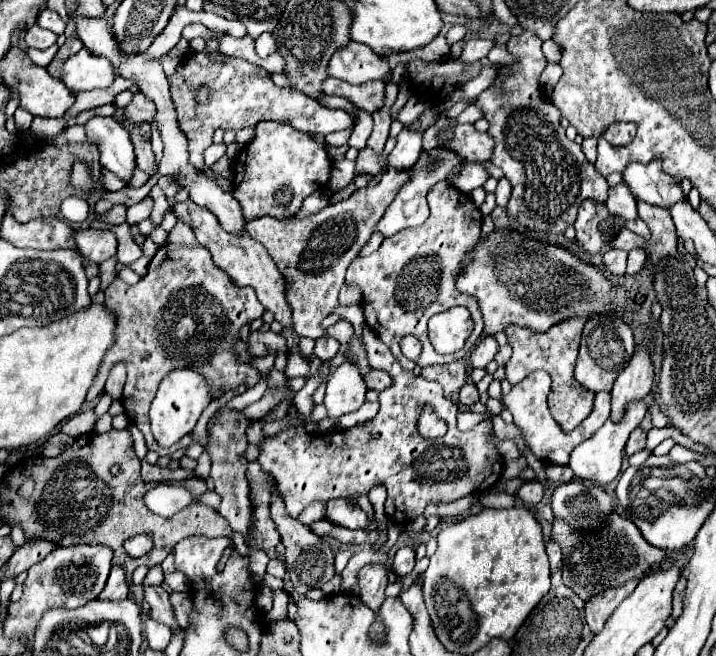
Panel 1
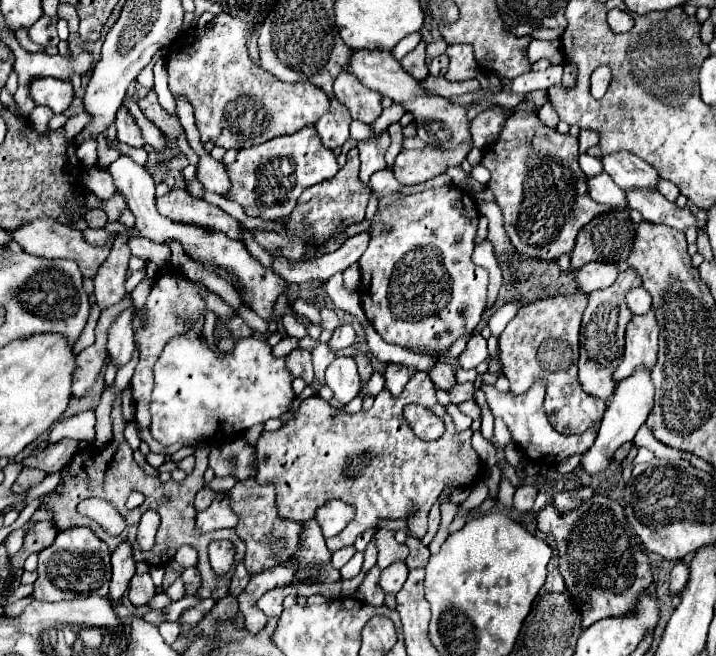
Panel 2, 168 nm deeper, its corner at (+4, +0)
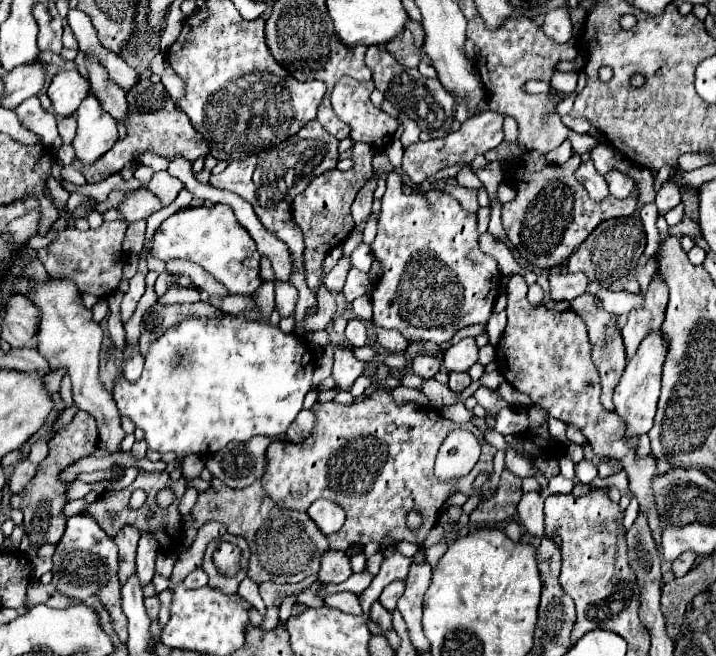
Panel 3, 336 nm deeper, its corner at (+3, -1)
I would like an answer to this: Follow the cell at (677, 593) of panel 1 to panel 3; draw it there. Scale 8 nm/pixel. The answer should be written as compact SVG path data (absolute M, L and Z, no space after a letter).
M684 551L684 555L680 555L674 563L672 563L672 569L674 569L674 573L676 573L676 577L682 577L682 575L686 575L692 567L694 567L694 561L696 561L696 557L698 555L692 555L692 551Z

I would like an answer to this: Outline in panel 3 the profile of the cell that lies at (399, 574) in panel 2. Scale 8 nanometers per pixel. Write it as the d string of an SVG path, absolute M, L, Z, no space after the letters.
M394 581L388 587L384 587L382 595L380 595L380 603L384 609L388 609L390 613L396 609L396 601L400 599L400 595L404 593L404 581Z

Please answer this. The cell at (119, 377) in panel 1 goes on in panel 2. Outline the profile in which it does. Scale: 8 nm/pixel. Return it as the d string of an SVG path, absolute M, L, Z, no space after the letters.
M127 308L109 328L109 362L115 368L125 366L131 360L131 354L135 350L135 342L133 342L133 328L131 328L131 308Z

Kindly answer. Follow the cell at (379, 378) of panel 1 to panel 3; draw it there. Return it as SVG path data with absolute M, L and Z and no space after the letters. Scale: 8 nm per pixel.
M418 355L418 357L414 357L410 367L422 379L430 379L430 377L434 377L440 371L440 365L442 365L442 357L436 357L436 355Z

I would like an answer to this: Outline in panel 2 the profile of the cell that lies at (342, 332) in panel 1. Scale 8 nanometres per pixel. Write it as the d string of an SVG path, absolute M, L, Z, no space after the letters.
M323 306L321 308L321 330L333 332L337 326L339 326L339 318L337 318L335 310L329 306Z

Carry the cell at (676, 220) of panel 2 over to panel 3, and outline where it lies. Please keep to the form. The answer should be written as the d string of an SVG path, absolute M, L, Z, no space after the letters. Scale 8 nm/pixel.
M608 171L608 175L604 177L606 183L608 183L608 189L614 197L618 199L624 199L630 195L630 191L636 187L634 179L628 177L626 173L620 173L620 171Z

